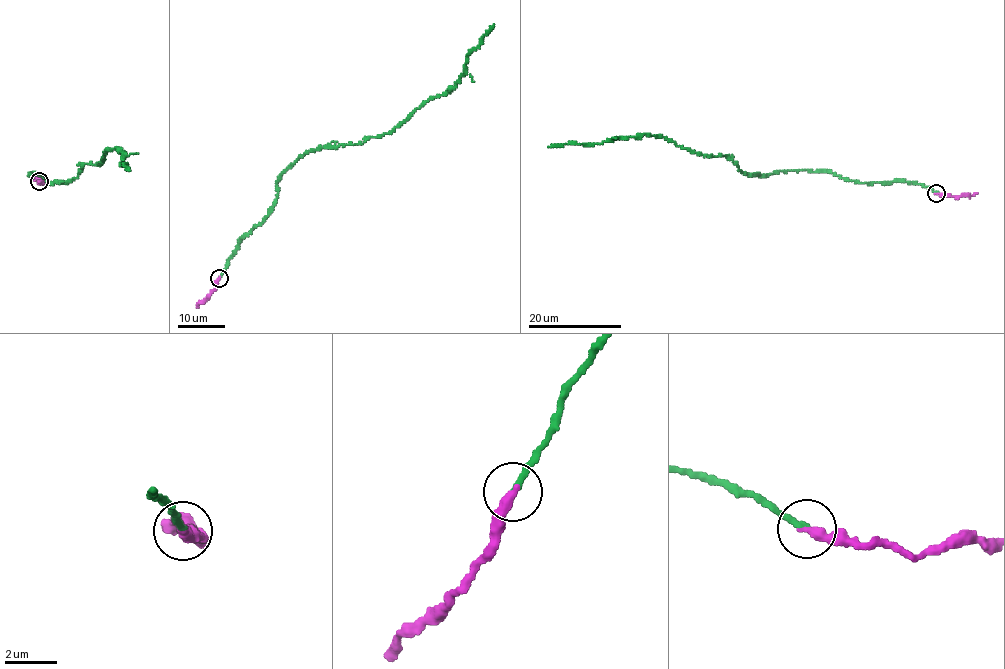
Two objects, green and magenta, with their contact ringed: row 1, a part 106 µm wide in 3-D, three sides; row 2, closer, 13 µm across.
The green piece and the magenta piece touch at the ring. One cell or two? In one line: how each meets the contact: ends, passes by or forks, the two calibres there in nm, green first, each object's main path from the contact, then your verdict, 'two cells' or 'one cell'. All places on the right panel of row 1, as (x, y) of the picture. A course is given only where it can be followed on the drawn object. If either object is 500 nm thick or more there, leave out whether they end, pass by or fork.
green ends; magenta ends; calibres 240 and 360 nm; course green (937, 192), (898, 180), (868, 183), (822, 170), (744, 174), (727, 157), (704, 156), (644, 133), (547, 147); course magenta (937, 193), (955, 197), (978, 193); one cell

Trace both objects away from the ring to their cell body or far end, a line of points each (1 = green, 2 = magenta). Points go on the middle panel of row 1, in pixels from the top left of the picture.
1: (219, 278), (241, 239), (267, 215), (287, 168), (311, 150), (389, 134), (427, 100), (450, 92), (494, 23)
2: (218, 278), (217, 286), (196, 308)

